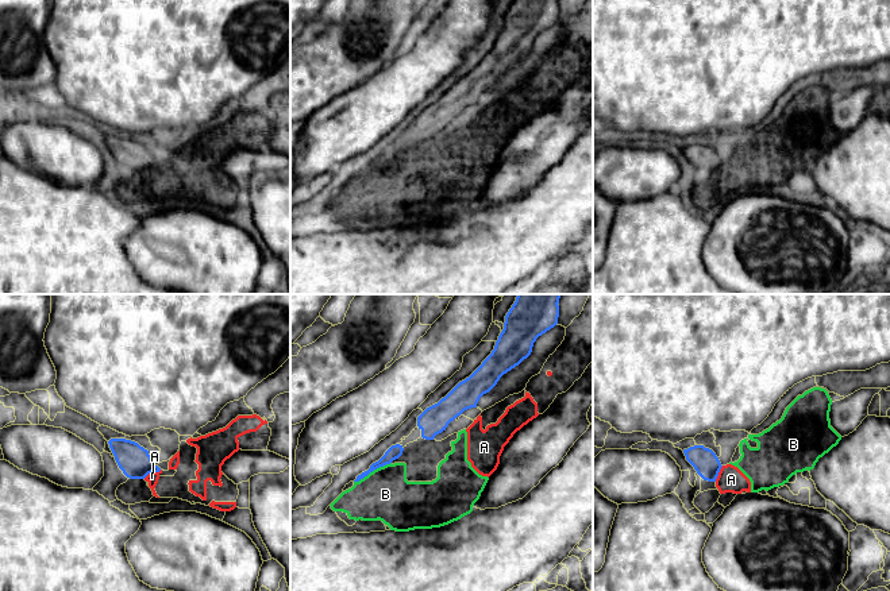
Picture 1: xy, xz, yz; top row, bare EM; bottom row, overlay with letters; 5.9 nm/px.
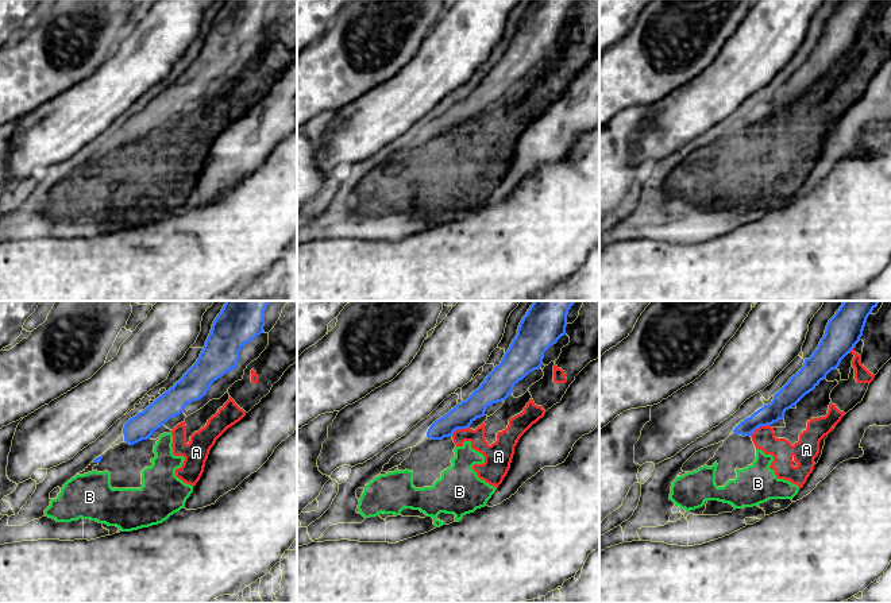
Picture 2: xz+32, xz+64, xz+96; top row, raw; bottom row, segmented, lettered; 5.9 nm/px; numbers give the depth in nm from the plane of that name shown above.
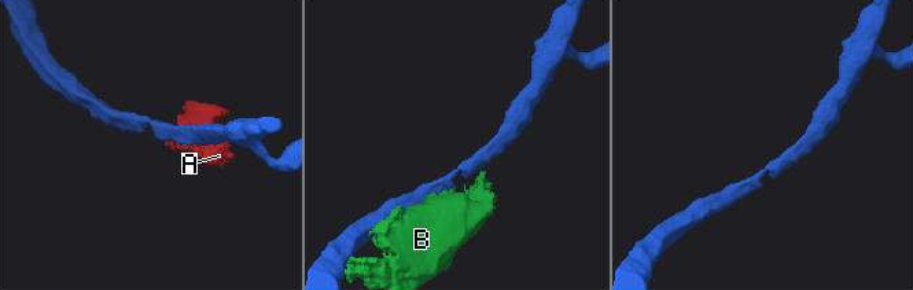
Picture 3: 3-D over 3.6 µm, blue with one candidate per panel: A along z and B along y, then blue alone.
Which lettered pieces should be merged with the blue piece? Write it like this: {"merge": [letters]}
{"merge": []}

